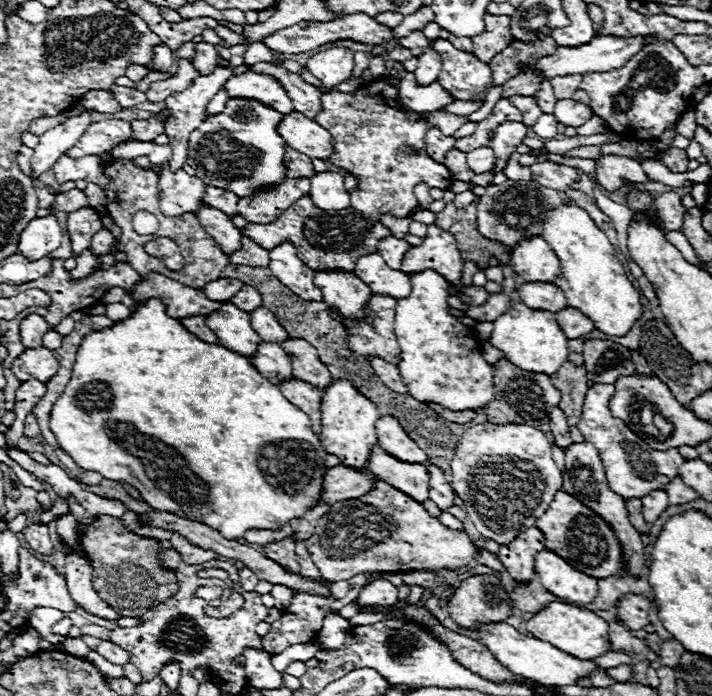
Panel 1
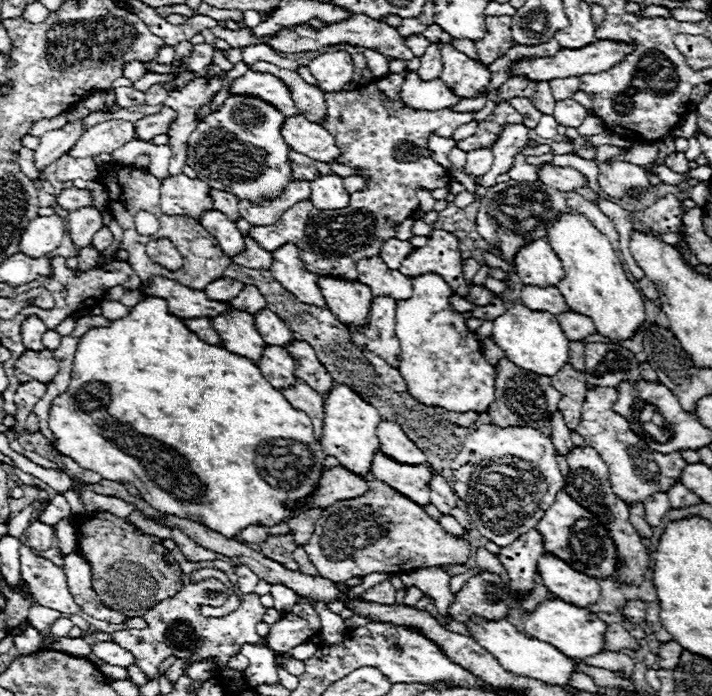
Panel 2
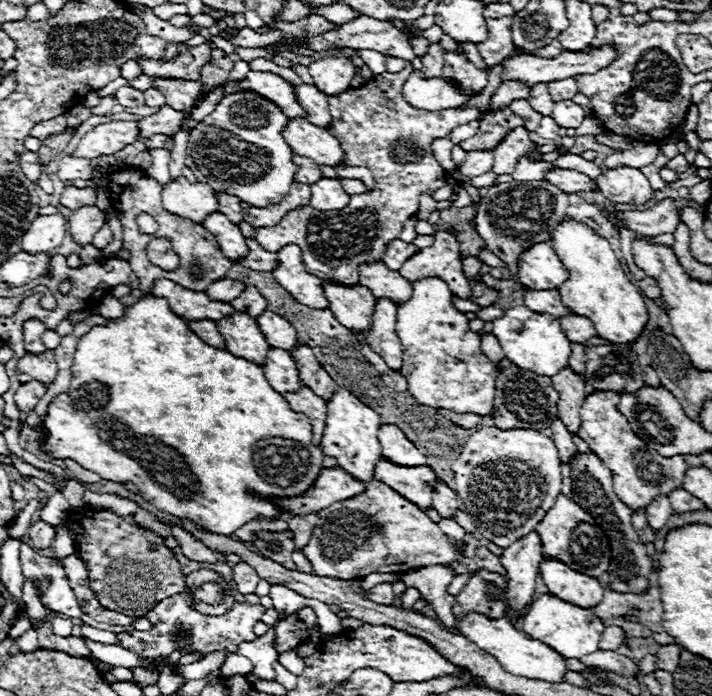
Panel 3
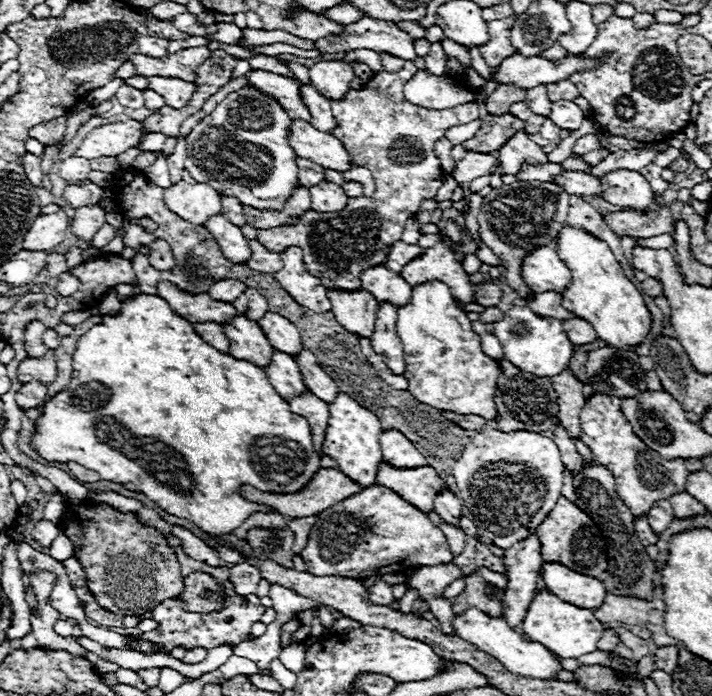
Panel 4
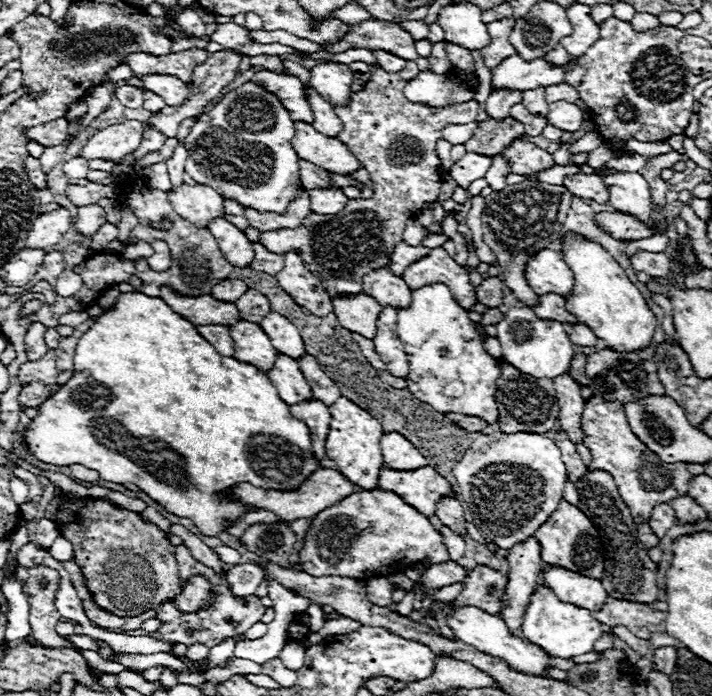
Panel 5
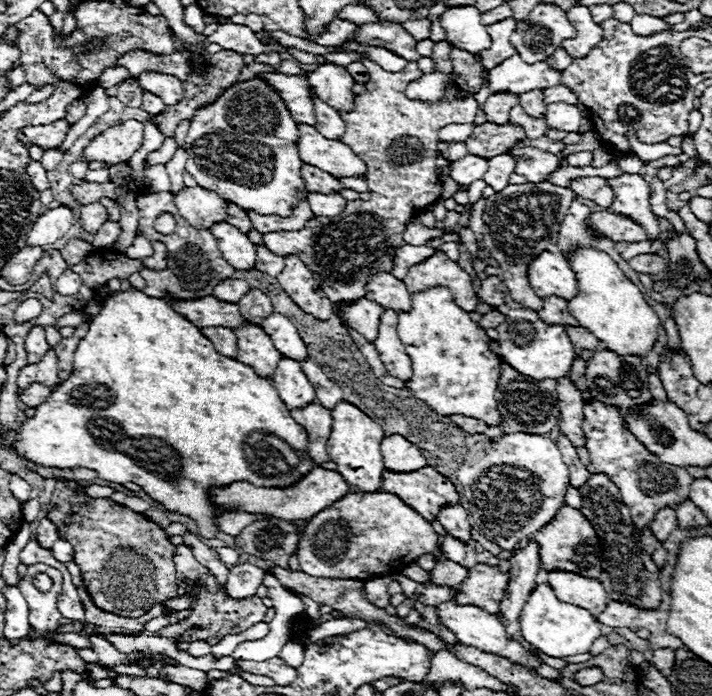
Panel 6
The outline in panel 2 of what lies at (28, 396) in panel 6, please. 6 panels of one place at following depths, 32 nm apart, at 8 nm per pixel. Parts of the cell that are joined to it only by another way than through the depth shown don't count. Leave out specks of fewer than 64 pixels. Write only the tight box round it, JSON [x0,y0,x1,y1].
[12,380,46,438]

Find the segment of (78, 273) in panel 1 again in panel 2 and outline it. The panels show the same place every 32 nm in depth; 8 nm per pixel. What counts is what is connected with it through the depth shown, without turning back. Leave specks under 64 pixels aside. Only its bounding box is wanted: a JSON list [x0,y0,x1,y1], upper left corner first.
[76,246,104,272]

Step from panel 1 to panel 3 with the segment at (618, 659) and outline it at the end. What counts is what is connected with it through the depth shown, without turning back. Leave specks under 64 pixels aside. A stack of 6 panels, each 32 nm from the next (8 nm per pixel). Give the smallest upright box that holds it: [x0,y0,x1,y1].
[580,650,637,677]

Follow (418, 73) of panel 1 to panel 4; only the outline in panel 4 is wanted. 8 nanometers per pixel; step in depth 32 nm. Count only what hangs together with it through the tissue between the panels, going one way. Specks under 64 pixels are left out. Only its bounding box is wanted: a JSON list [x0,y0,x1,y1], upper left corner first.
[424,42,446,76]

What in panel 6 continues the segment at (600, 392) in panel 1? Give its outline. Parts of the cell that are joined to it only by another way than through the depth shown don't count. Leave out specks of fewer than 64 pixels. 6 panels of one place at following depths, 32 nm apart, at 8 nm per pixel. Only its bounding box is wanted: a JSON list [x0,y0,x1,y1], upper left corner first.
[582,398,690,528]

